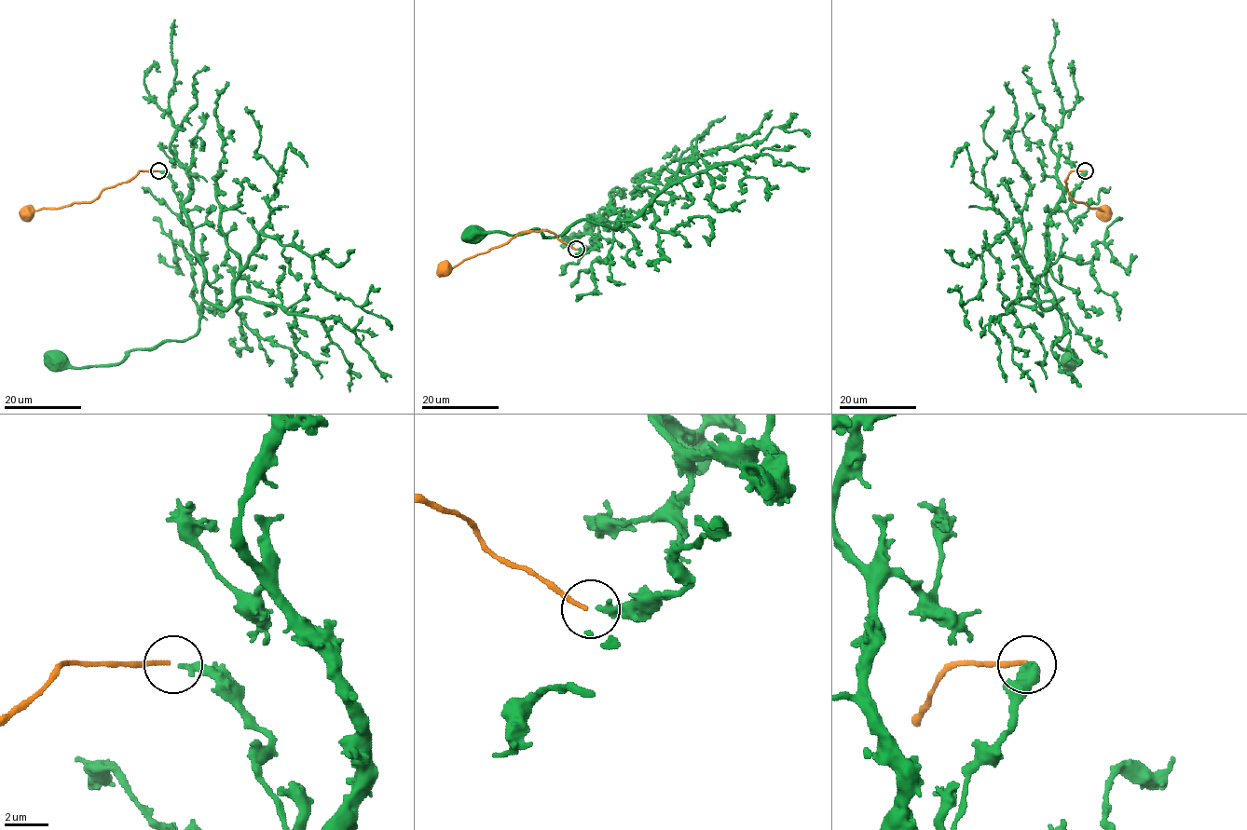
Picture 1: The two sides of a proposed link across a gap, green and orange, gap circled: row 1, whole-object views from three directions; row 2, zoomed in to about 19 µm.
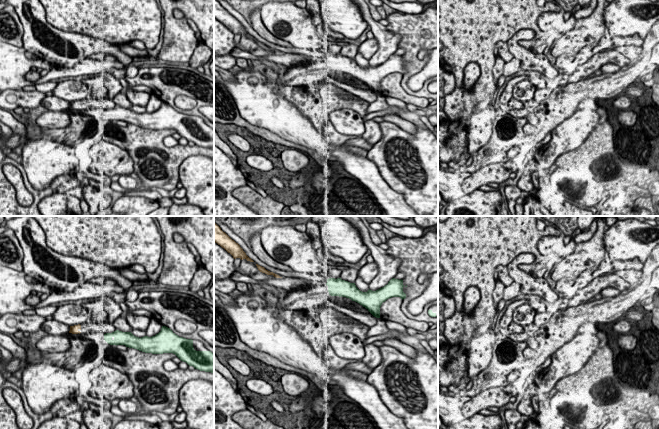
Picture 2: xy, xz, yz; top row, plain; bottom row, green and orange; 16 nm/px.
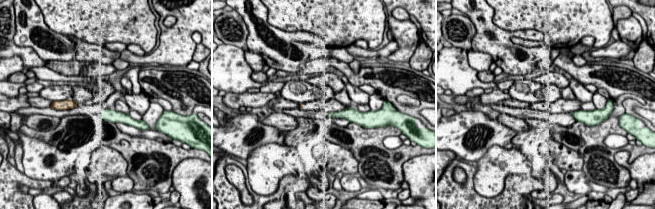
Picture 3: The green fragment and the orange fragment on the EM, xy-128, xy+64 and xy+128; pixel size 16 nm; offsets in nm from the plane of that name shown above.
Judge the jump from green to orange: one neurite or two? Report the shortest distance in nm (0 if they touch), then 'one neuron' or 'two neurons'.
380 nm | two neurons

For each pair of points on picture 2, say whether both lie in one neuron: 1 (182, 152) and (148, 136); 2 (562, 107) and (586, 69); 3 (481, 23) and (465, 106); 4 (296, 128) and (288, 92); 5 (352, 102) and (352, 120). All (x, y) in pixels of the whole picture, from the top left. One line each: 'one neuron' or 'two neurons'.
1: one neuron
2: two neurons
3: one neuron
4: two neurons
5: two neurons

